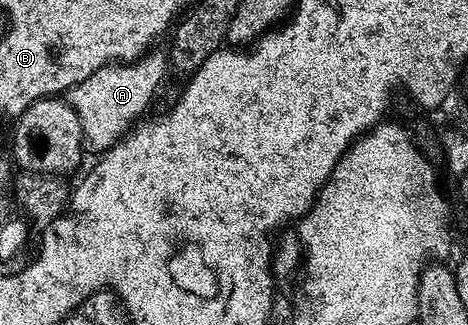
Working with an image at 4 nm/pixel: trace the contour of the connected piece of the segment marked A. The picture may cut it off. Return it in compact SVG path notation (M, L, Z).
M154 48L129 64L111 64L100 68L92 72L88 80L73 86L68 92L68 101L80 120L83 139L89 145L91 142L98 152L109 150L132 123L147 113L145 110L149 108L158 85L166 78L166 70L167 55Z

